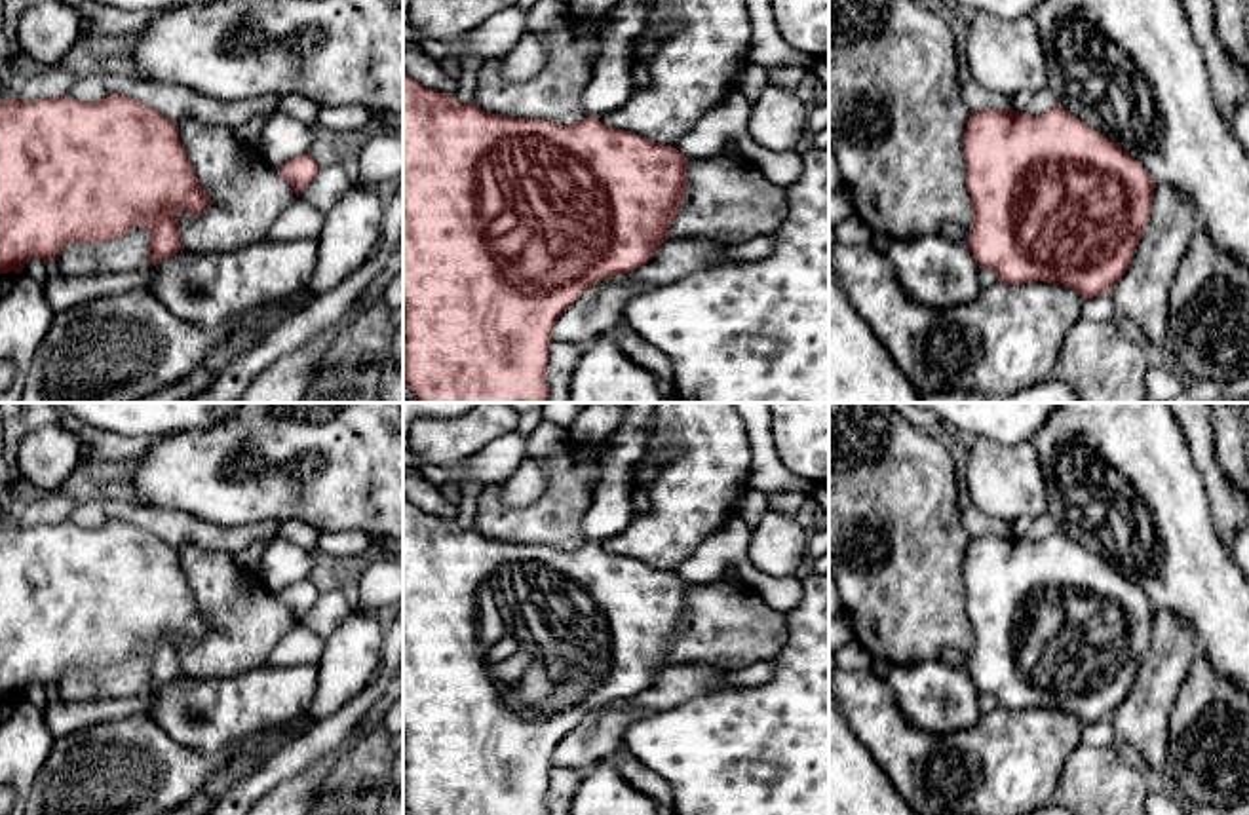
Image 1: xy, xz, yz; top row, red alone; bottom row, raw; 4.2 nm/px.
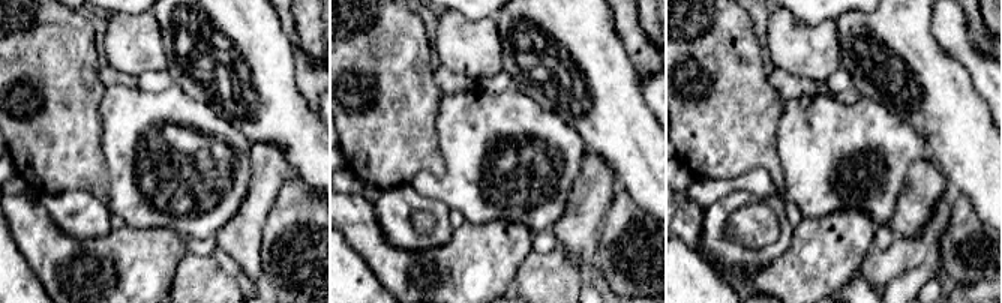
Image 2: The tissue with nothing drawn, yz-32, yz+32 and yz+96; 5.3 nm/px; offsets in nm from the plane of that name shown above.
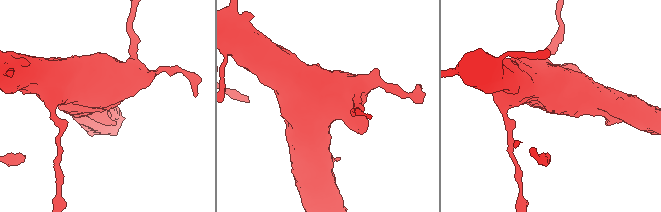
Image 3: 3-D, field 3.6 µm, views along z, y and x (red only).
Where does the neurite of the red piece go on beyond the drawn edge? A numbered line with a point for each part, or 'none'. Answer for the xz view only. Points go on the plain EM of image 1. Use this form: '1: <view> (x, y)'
1: xz (611, 511)

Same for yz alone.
1: yz (951, 658)

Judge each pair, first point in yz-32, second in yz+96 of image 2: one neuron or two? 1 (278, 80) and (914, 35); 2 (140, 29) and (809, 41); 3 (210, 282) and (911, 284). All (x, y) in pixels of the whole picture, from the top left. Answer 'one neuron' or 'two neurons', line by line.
1: one neuron
2: one neuron
3: two neurons

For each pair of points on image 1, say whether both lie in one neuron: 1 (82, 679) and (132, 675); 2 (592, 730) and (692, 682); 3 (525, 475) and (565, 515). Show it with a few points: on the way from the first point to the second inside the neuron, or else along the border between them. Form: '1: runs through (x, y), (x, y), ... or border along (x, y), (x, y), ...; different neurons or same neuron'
1: runs through (94, 679), (120, 679); same neuron
2: runs through (616, 719), (668, 690); same neuron
3: border along (559, 449), (531, 502), (500, 500); different neurons

